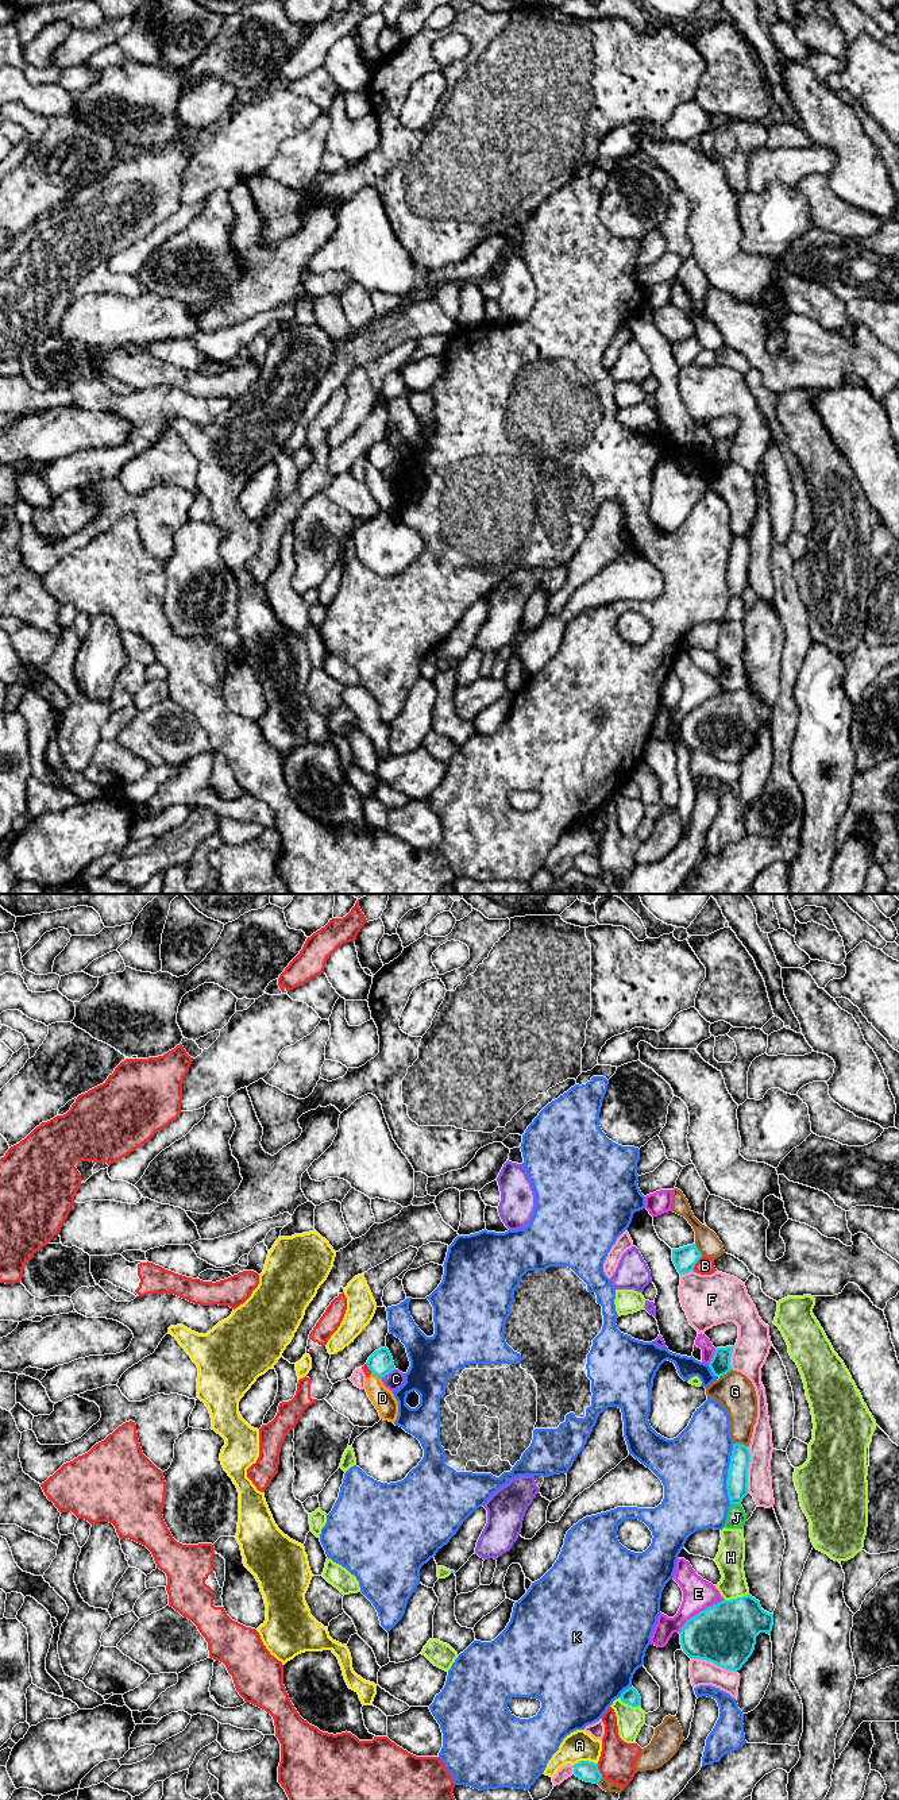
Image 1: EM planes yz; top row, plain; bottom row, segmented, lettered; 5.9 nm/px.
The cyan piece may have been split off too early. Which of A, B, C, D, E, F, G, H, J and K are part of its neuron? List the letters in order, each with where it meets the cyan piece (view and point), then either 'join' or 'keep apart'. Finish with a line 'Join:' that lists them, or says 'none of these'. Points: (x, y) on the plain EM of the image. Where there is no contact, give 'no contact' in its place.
A: meets cyan in yz at (585, 854); keep apart
B: meets cyan in yz at (697, 354); keep apart
C: meets cyan in yz at (388, 466); keep apart
D: meets cyan in yz at (377, 467); keep apart
E: meets cyan in yz at (701, 704); keep apart
F: meets cyan in yz at (747, 562); keep apart
G: meets cyan in yz at (740, 536); keep apart
H: meets cyan in yz at (737, 690); keep apart
J: meets cyan in yz at (734, 596); keep apart
K: meets cyan in yz at (728, 566); keep apart
Join: none of these

